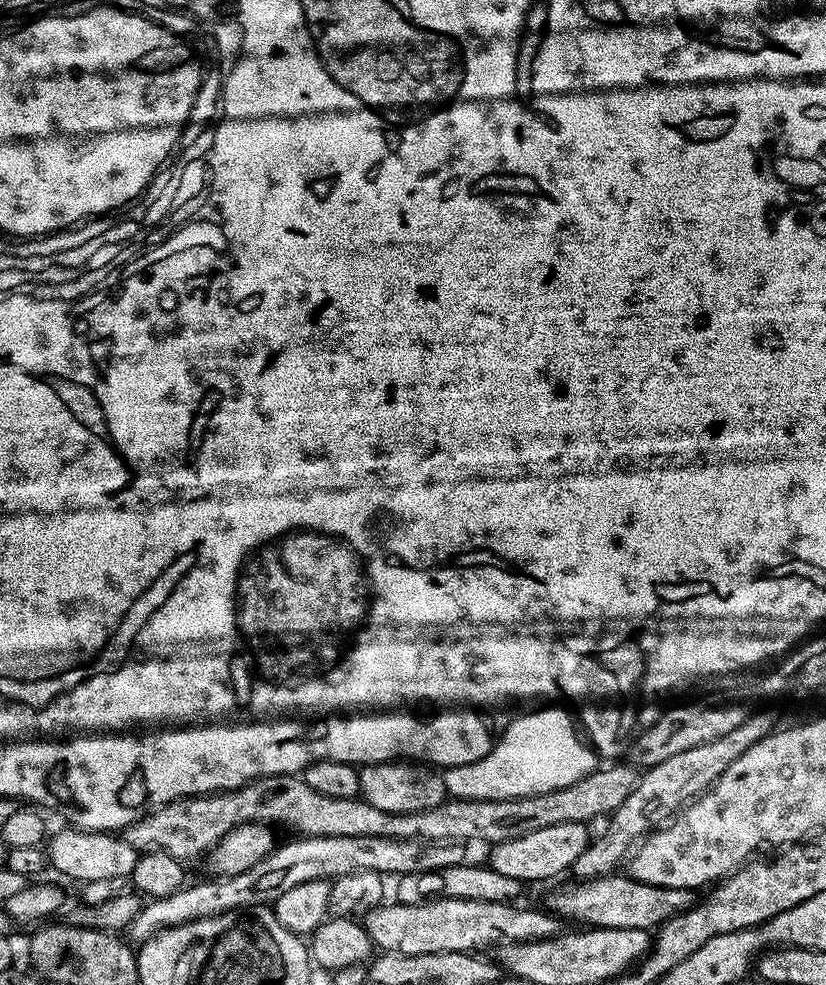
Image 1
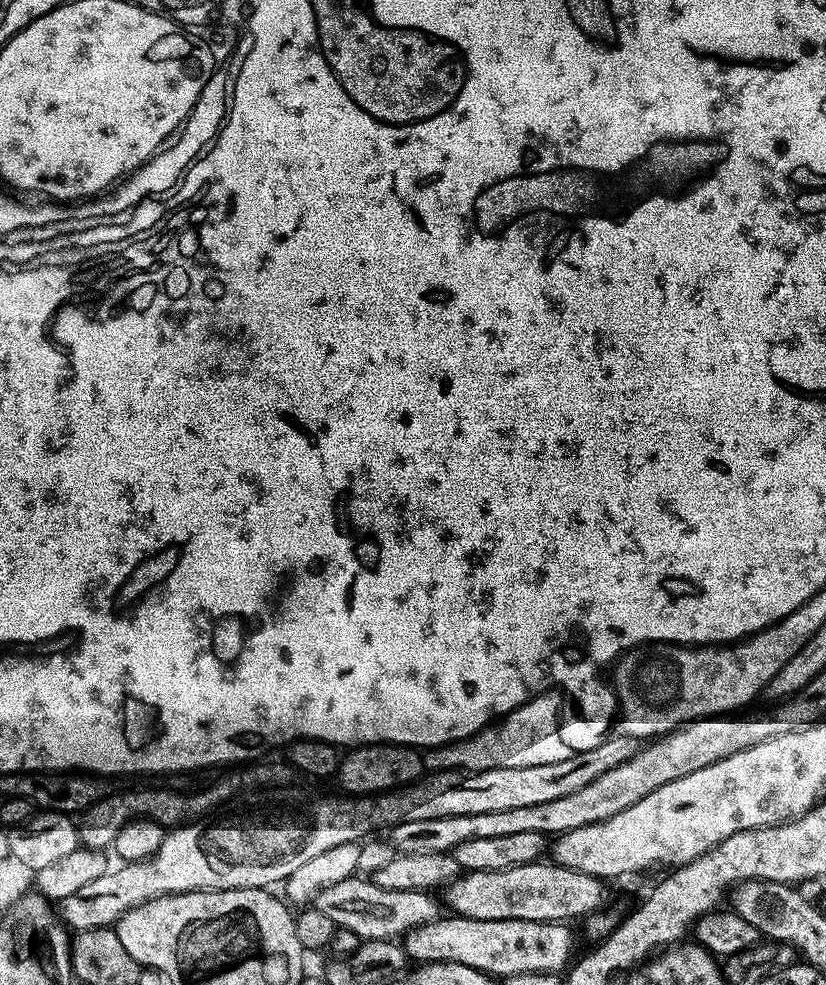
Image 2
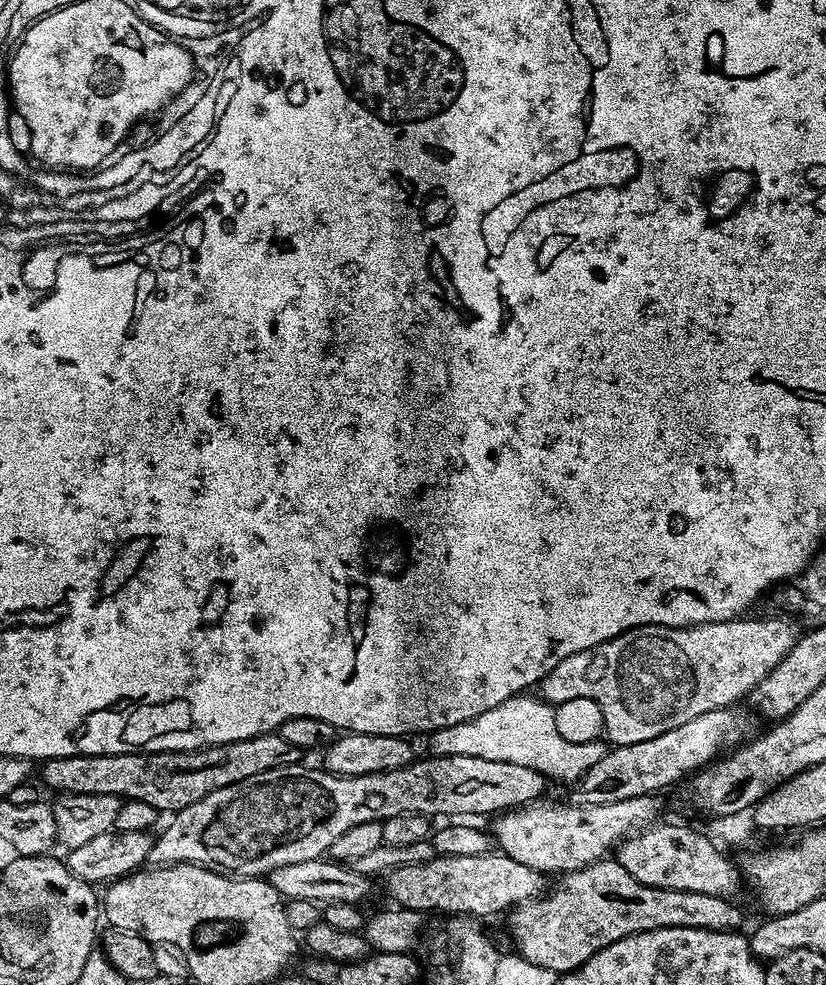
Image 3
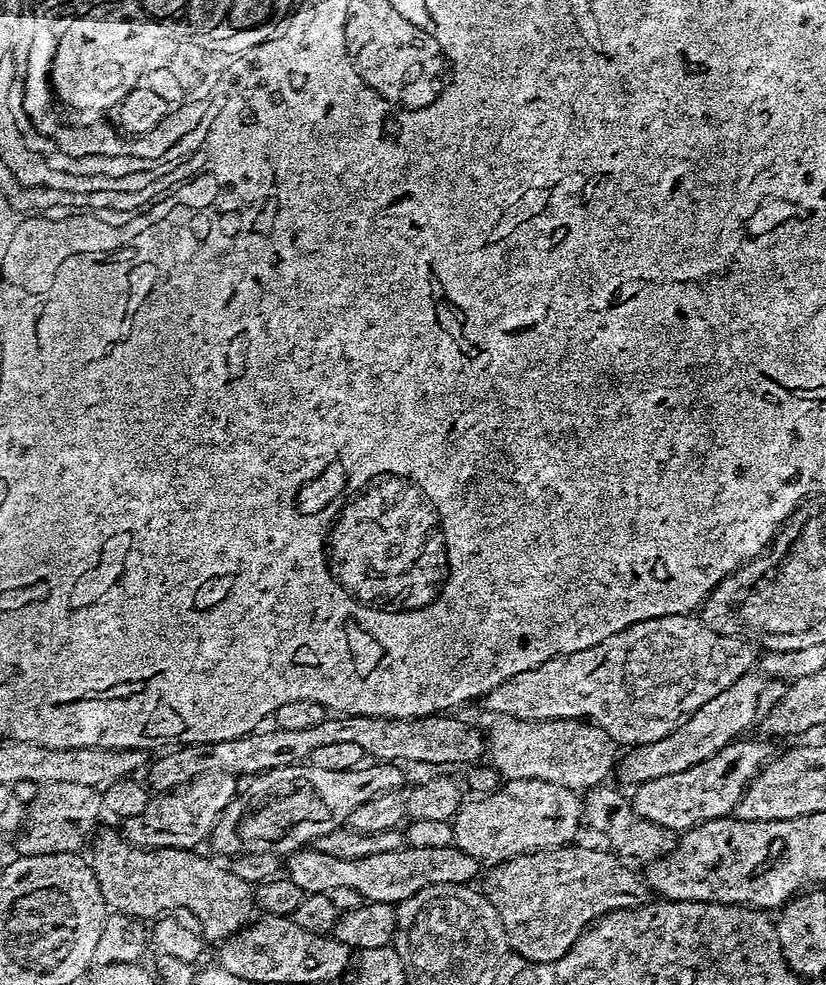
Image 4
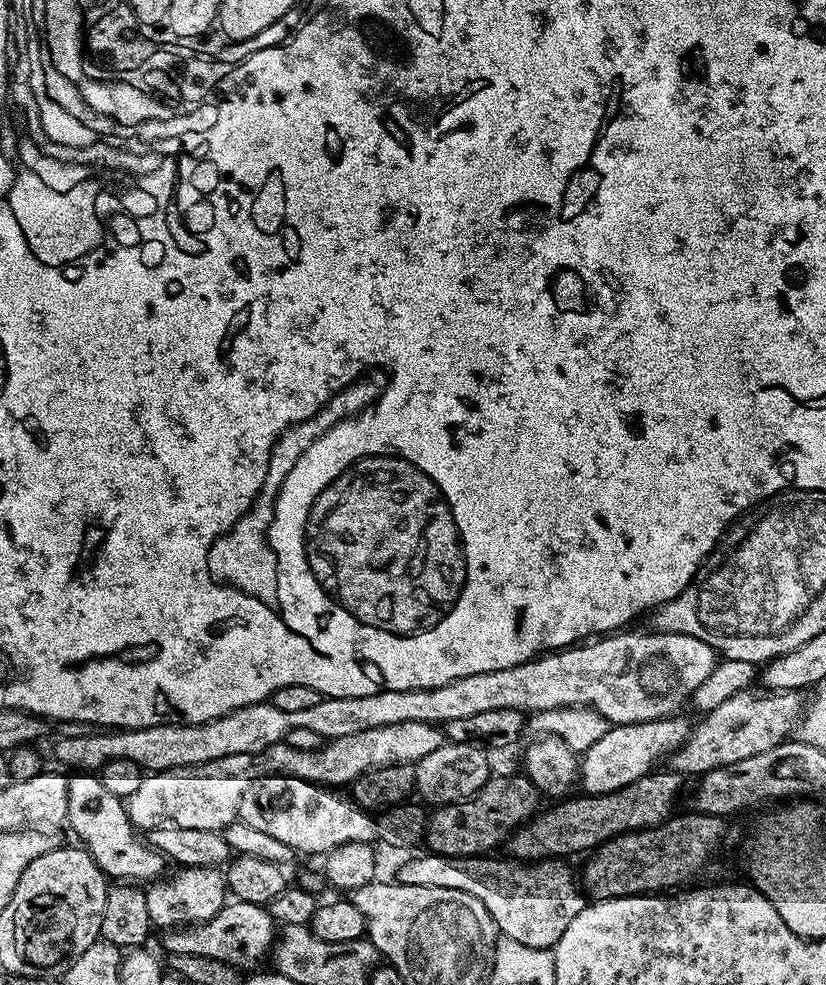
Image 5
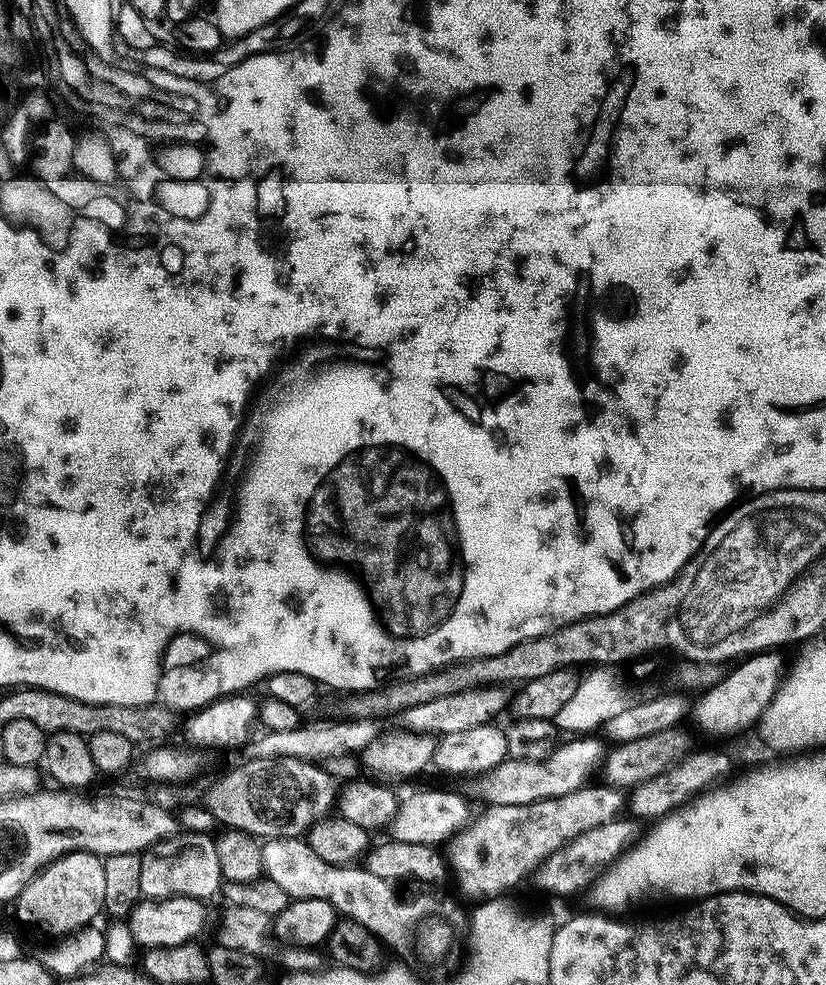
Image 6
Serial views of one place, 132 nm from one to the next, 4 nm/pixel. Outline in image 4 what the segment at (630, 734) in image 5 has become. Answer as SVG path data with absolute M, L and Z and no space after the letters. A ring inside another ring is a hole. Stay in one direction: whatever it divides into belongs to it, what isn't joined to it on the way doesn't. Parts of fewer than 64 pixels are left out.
M749 674L738 678L734 686L726 686L722 694L710 698L706 706L699 708L693 716L685 716L680 724L666 738L658 738L649 744L637 744L629 747L628 752L619 757L619 783L639 786L642 782L650 782L650 778L663 778L665 774L678 774L678 770L690 770L690 766L698 766L706 758L718 754L733 740L743 737L744 732L761 715L760 695L764 692L765 677L760 674Z

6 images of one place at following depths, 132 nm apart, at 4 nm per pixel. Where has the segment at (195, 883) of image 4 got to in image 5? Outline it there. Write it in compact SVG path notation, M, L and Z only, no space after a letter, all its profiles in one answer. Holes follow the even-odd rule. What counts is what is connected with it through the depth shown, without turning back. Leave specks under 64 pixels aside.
M84 770L78 775L68 776L68 818L67 827L72 827L72 832L77 836L79 843L83 845L89 855L95 860L97 866L108 878L119 878L124 882L152 882L165 871L165 857L157 852L155 847L143 844L134 831L133 824L128 817L128 809L121 797L115 796L110 790L106 790L103 779L91 771Z

